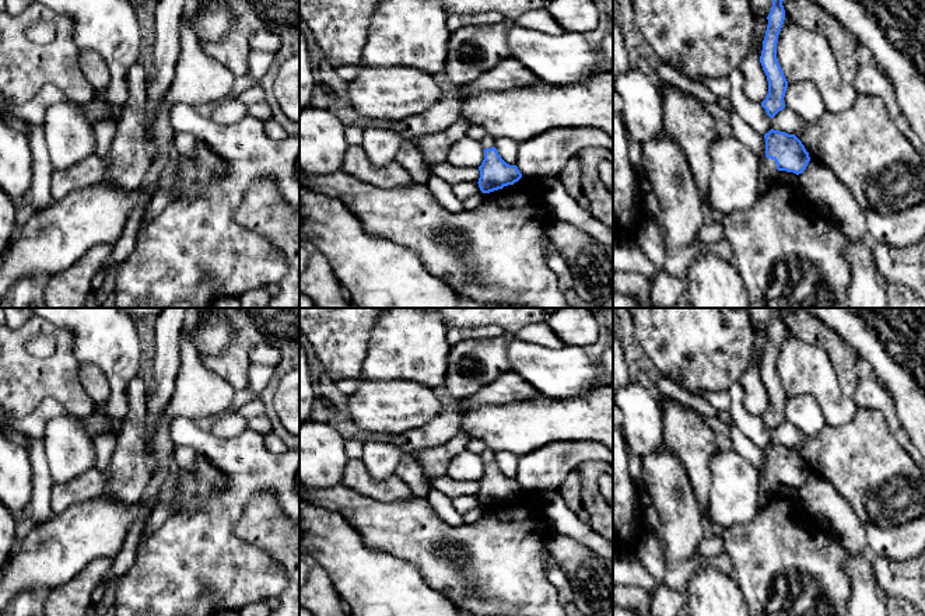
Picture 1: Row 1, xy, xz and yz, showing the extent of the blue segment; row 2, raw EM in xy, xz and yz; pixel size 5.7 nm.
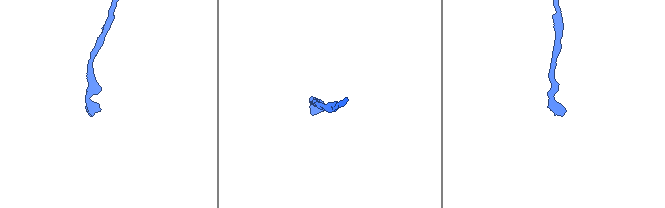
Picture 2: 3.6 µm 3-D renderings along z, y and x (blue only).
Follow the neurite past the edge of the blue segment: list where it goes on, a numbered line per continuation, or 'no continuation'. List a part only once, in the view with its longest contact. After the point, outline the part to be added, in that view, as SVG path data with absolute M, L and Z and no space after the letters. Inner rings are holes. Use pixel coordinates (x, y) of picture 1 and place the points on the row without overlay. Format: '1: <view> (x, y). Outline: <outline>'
1: yz (767, 482). Outline: M765 468L758 469L758 505L765 507L771 497L778 494L778 483L774 473Z

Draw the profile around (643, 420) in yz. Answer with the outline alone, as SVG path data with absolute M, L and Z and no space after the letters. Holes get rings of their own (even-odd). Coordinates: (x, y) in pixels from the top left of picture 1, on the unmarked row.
M628 381L616 391L614 405L623 414L621 431L631 452L644 458L665 444L662 406L652 389Z

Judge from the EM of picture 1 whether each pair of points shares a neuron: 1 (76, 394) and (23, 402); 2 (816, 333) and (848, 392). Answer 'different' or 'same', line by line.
1: same
2: same

